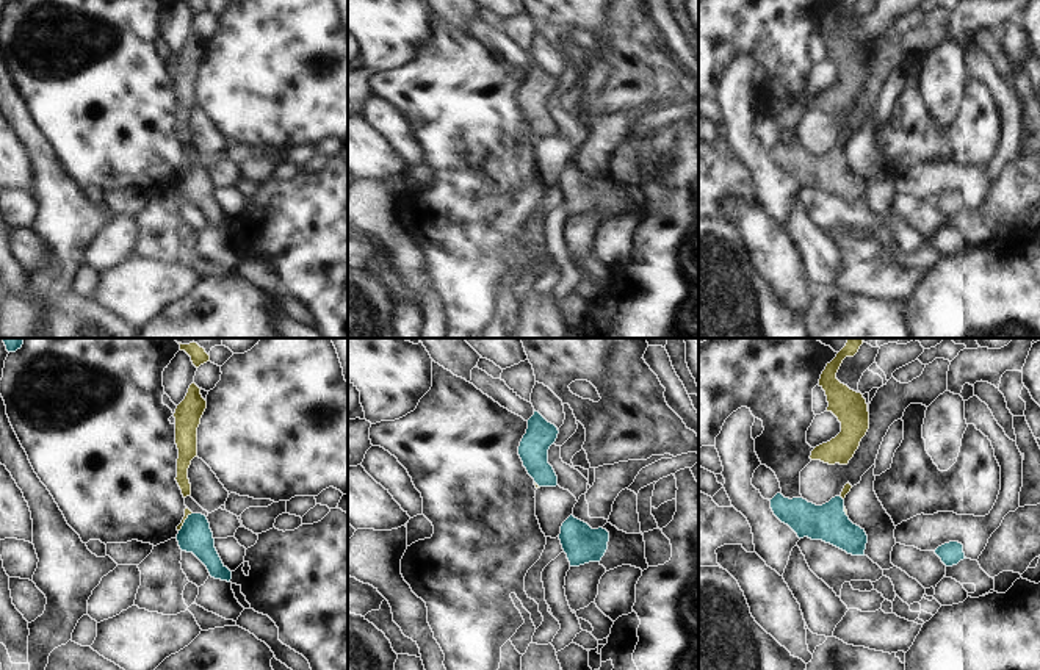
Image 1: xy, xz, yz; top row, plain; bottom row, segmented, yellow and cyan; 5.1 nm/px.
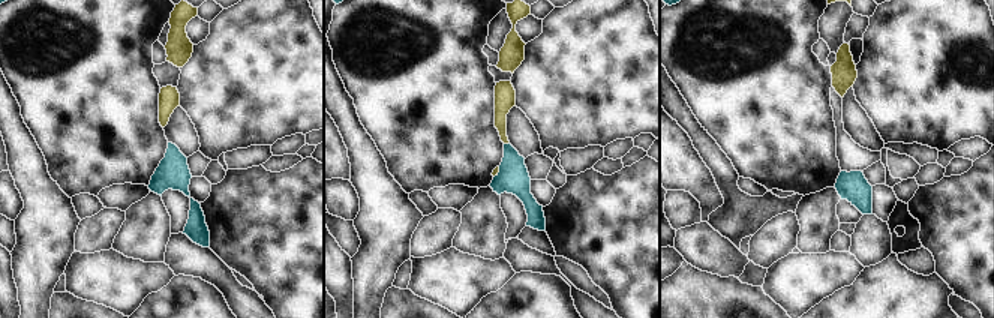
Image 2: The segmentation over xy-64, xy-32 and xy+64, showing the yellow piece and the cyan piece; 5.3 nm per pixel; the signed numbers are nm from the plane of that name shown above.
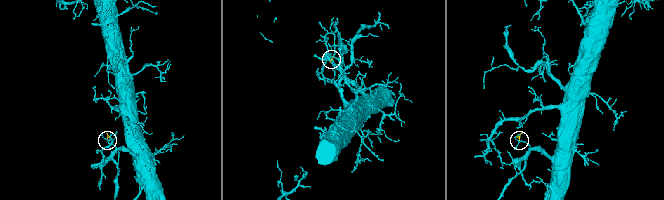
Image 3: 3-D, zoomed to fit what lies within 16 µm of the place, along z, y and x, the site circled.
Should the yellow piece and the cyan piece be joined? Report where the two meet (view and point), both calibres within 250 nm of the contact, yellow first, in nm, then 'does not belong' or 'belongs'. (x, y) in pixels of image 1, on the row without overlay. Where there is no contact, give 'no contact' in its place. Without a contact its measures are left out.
xy (184, 171) | 30/170 nm | belongs

